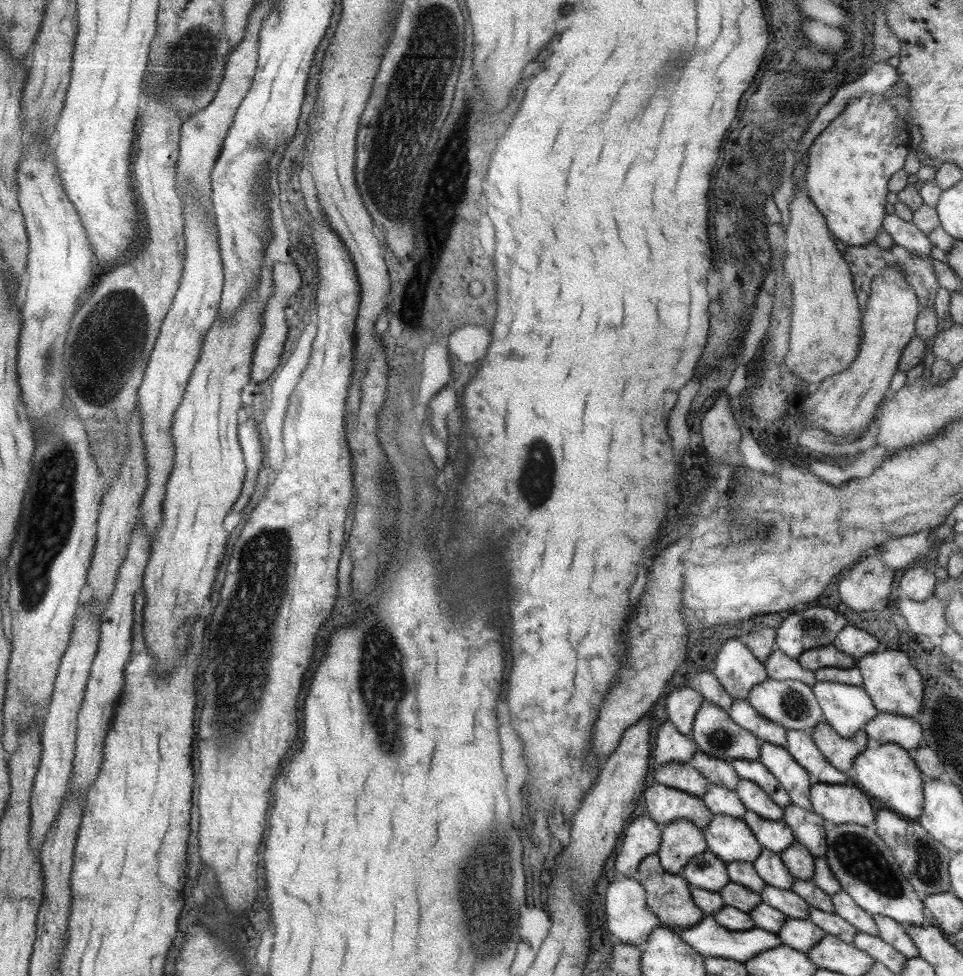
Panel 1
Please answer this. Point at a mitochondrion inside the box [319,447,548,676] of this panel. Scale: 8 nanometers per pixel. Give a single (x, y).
(381, 542)

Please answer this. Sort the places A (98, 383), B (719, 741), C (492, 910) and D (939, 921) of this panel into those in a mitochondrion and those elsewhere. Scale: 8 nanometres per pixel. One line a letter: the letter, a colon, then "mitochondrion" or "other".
A: mitochondrion
B: mitochondrion
C: mitochondrion
D: other

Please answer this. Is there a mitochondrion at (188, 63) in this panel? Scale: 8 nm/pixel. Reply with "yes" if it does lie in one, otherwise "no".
yes

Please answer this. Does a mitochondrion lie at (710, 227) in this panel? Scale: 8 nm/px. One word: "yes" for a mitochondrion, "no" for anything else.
no

